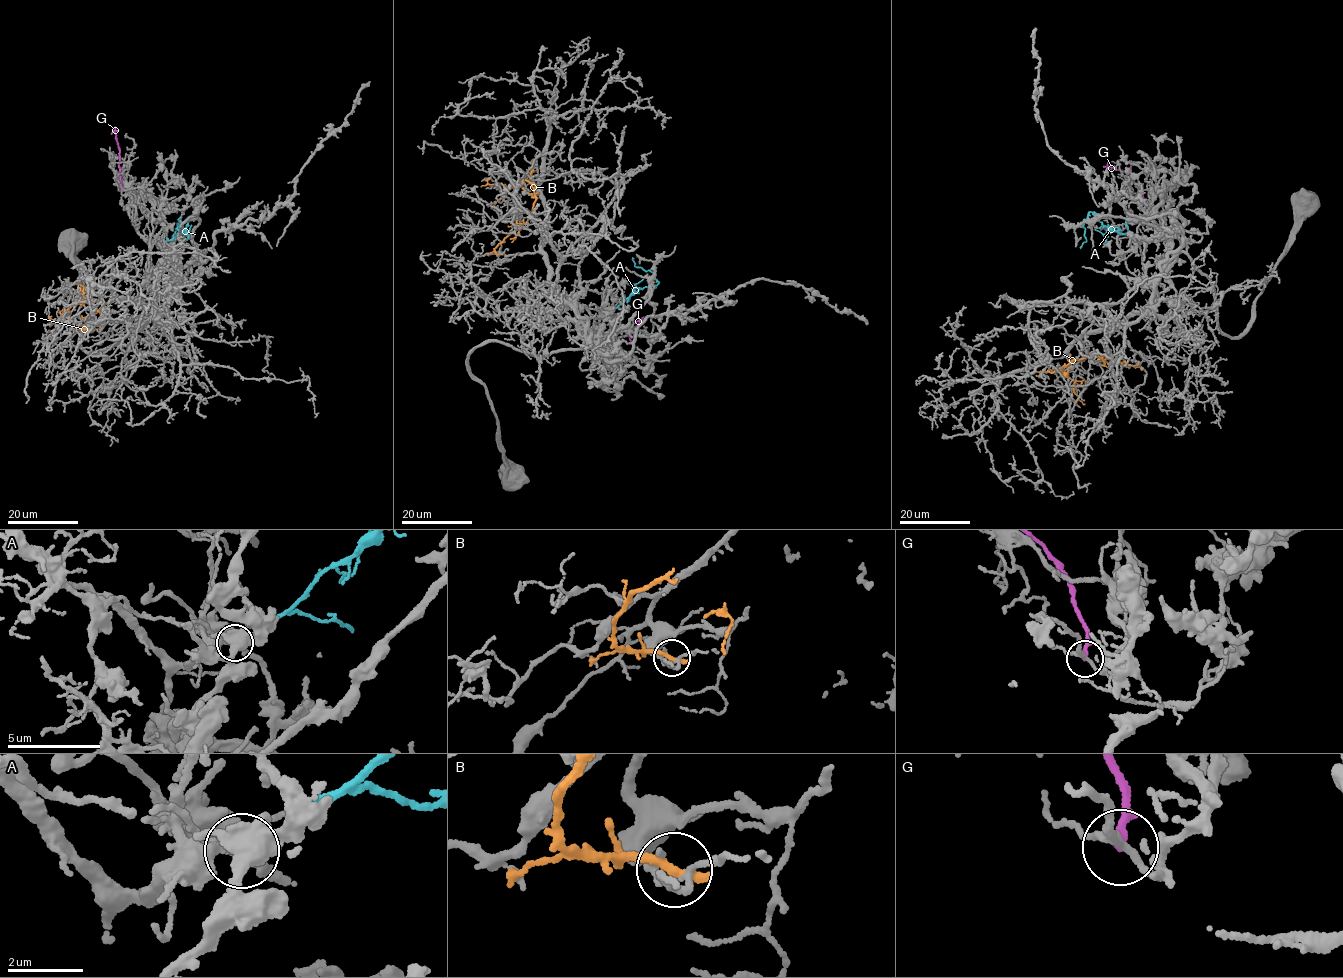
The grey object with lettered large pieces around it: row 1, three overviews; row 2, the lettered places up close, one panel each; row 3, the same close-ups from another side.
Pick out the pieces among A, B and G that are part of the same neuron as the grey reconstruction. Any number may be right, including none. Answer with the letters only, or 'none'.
A

